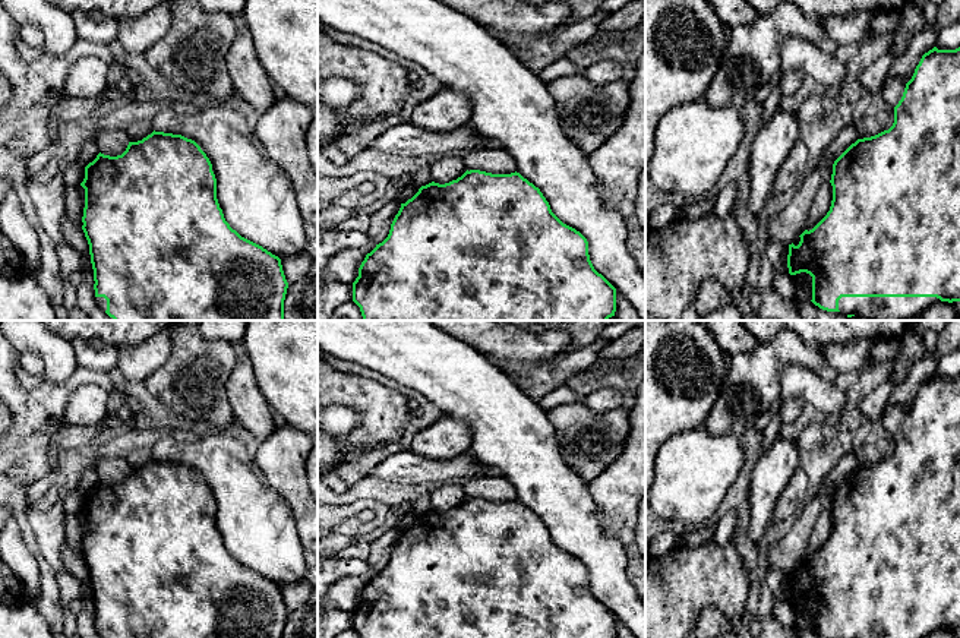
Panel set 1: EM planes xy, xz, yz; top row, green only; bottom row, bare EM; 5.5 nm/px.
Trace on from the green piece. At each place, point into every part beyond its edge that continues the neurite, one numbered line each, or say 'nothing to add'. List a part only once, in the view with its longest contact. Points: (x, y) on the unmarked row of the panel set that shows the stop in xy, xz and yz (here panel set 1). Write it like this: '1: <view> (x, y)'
1: yz (845, 631)

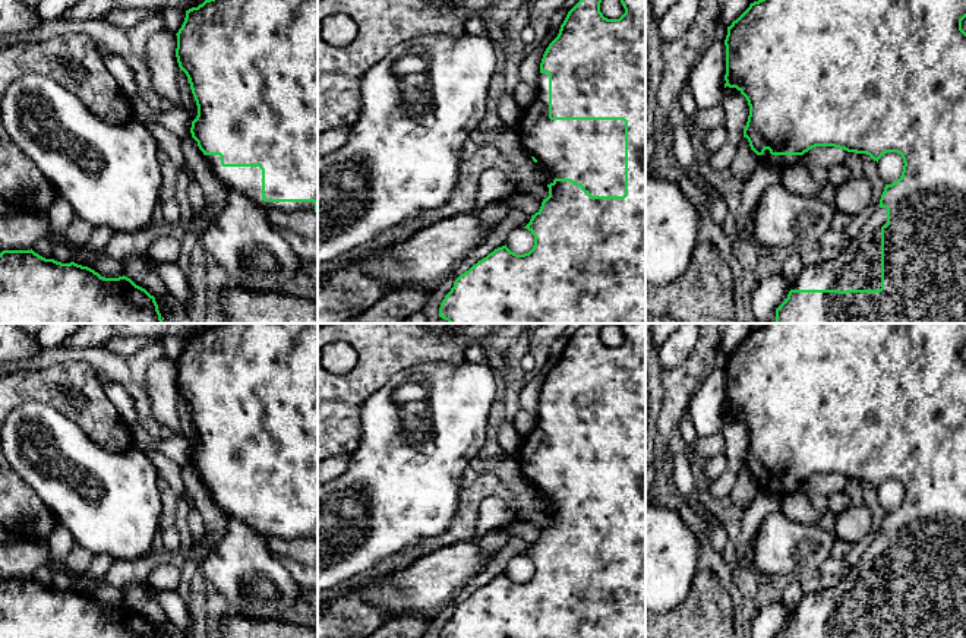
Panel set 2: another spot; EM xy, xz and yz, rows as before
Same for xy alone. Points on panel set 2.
1: xy (248, 508)

